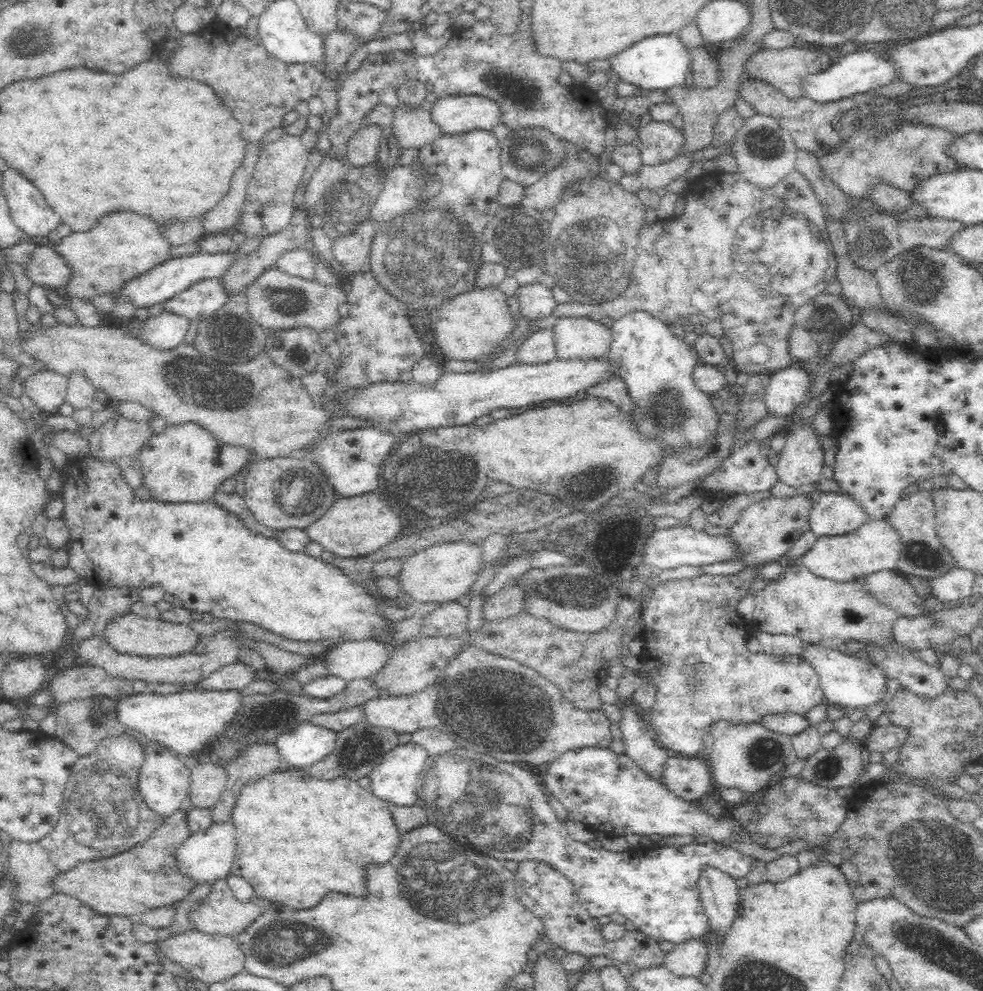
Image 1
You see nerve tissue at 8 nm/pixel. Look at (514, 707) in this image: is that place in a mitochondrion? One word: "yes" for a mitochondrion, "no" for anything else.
yes

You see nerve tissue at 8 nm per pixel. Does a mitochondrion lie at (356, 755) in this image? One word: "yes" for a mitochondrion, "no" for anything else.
yes

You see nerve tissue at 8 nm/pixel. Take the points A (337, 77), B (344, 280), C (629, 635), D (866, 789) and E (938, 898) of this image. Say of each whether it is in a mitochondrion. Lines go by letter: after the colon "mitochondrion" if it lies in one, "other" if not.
A: other
B: other
C: other
D: other
E: mitochondrion

